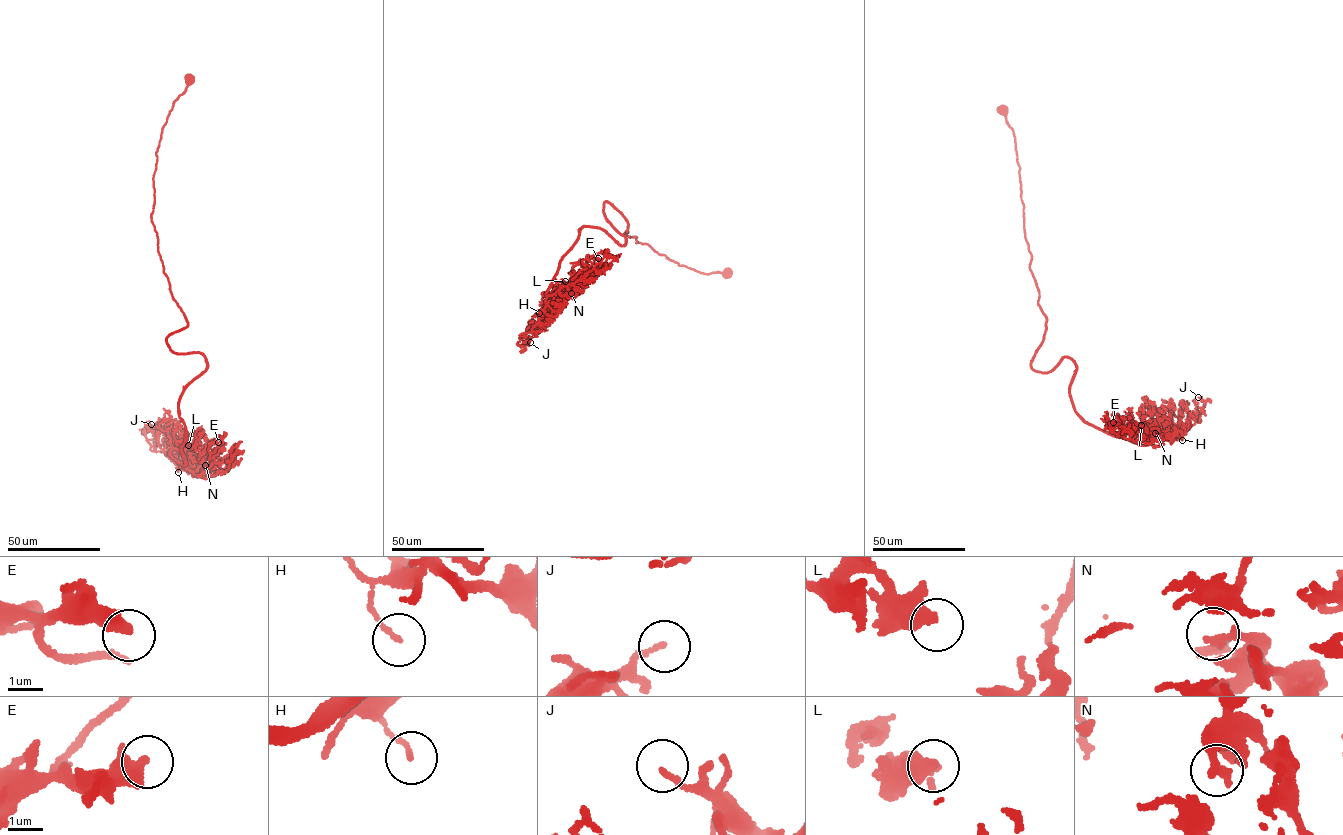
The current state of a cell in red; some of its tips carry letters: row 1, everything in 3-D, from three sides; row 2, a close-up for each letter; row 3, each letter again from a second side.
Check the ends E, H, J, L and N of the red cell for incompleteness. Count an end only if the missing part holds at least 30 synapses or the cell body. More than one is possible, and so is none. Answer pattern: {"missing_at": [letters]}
{"missing_at": []}

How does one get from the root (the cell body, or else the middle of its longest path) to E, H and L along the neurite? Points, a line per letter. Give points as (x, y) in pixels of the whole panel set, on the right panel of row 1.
E: (1002, 111), (1046, 320), (1031, 368), (1068, 357), (1079, 416), (1140, 444), (1162, 441), (1122, 438), (1113, 422)
H: (1002, 111), (1046, 320), (1031, 368), (1048, 372), (1068, 357), (1071, 401), (1086, 422), (1140, 444), (1182, 440)
L: (1002, 111), (1046, 320), (1031, 368), (1048, 372), (1068, 357), (1079, 416), (1140, 444), (1162, 436), (1141, 425)

